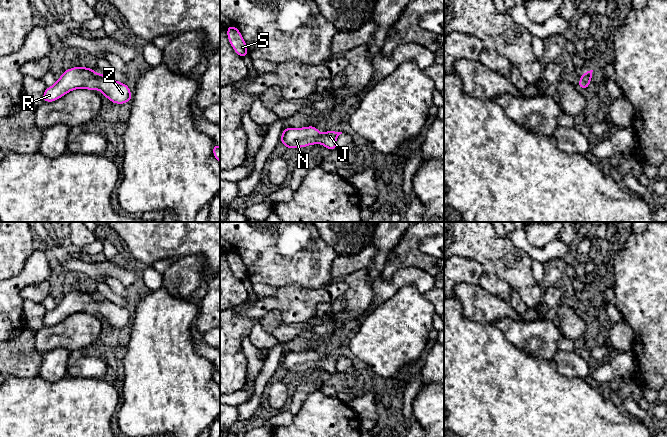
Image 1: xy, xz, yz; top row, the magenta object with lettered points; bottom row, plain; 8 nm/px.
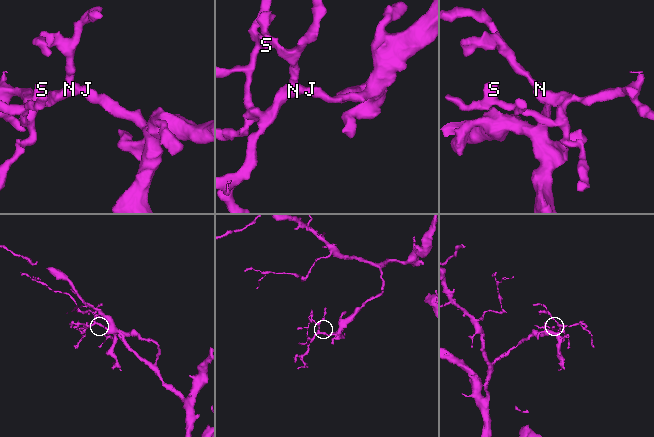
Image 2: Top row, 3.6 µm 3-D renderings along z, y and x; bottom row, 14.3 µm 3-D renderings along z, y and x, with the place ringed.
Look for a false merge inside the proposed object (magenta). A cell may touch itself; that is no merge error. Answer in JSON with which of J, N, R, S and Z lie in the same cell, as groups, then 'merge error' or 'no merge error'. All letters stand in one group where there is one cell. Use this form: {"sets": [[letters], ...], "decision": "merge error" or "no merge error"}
{"sets": [["J", "N", "R", "S", "Z"]], "decision": "no merge error"}

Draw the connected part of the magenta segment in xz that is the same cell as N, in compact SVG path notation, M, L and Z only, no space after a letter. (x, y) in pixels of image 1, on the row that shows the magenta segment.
M315 126L284 128L280 141L285 148L302 148L321 143L327 149L337 149L336 139L342 132L329 131L321 134Z

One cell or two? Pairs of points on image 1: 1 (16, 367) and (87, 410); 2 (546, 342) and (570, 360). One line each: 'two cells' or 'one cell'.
1: two cells
2: two cells

